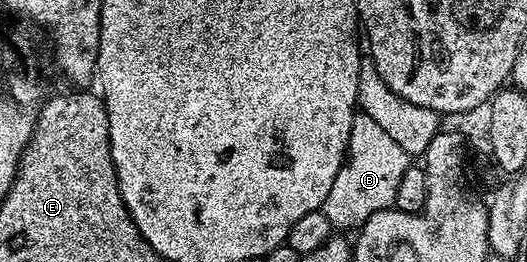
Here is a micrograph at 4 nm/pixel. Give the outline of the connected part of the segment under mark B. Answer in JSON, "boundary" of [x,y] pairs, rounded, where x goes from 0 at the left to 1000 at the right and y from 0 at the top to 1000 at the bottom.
{"boundary":[[[677,427],[664,473],[653,622],[645,630],[641,672],[634,672],[634,702],[611,790],[619,840],[626,840],[639,882],[674,882],[713,809],[746,798],[755,748],[755,698],[776,630],[778,595],[763,580],[761,557],[706,447]]]}

